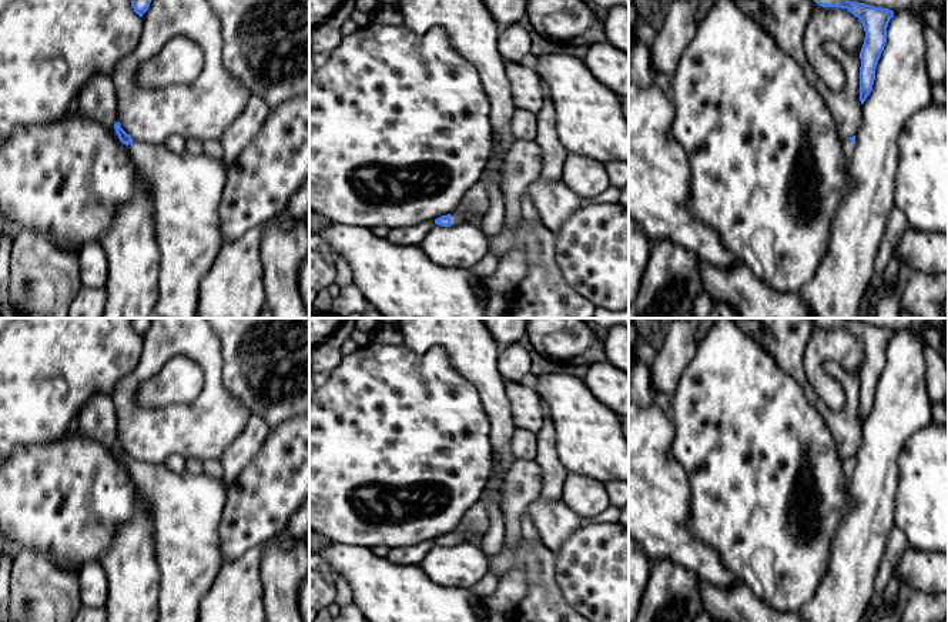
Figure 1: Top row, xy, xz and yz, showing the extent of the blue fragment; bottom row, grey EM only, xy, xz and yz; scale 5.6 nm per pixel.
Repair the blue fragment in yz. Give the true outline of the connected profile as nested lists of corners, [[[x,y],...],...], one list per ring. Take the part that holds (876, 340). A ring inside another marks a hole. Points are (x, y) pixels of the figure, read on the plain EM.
[[[814,318],[823,327],[841,327],[858,337],[864,345],[865,358],[860,371],[860,421],[864,424],[872,409],[875,388],[887,362],[887,347],[894,331],[848,318]]]

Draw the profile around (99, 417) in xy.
[[[104,392],[91,395],[78,417],[78,432],[105,447],[117,442],[117,409],[111,395]]]

